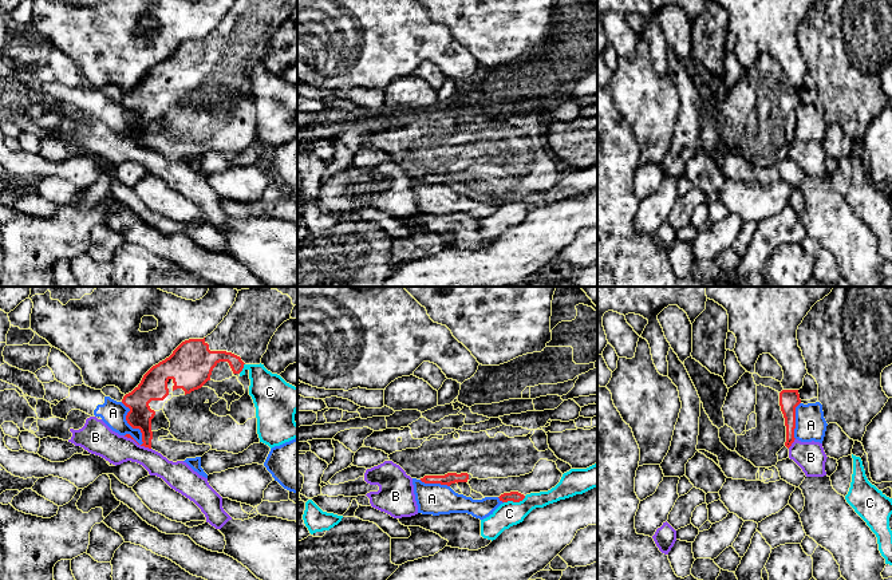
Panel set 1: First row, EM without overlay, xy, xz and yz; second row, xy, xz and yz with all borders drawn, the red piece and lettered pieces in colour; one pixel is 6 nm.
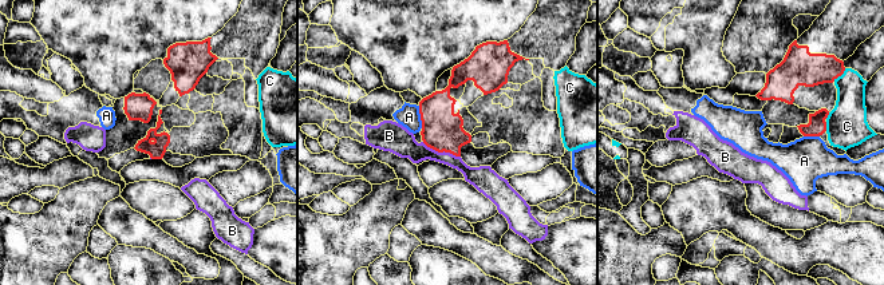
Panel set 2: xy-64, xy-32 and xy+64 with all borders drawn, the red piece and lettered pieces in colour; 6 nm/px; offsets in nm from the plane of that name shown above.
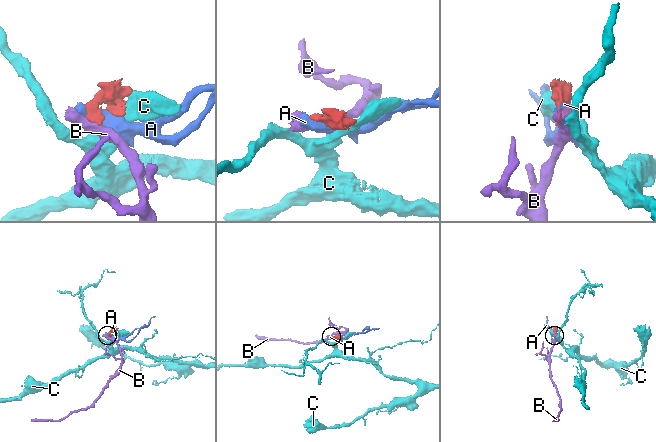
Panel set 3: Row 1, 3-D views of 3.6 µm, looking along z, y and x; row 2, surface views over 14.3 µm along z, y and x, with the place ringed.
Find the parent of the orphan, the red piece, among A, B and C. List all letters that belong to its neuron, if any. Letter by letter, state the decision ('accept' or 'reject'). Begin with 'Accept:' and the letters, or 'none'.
Accept: none
A: reject
B: reject
C: reject

